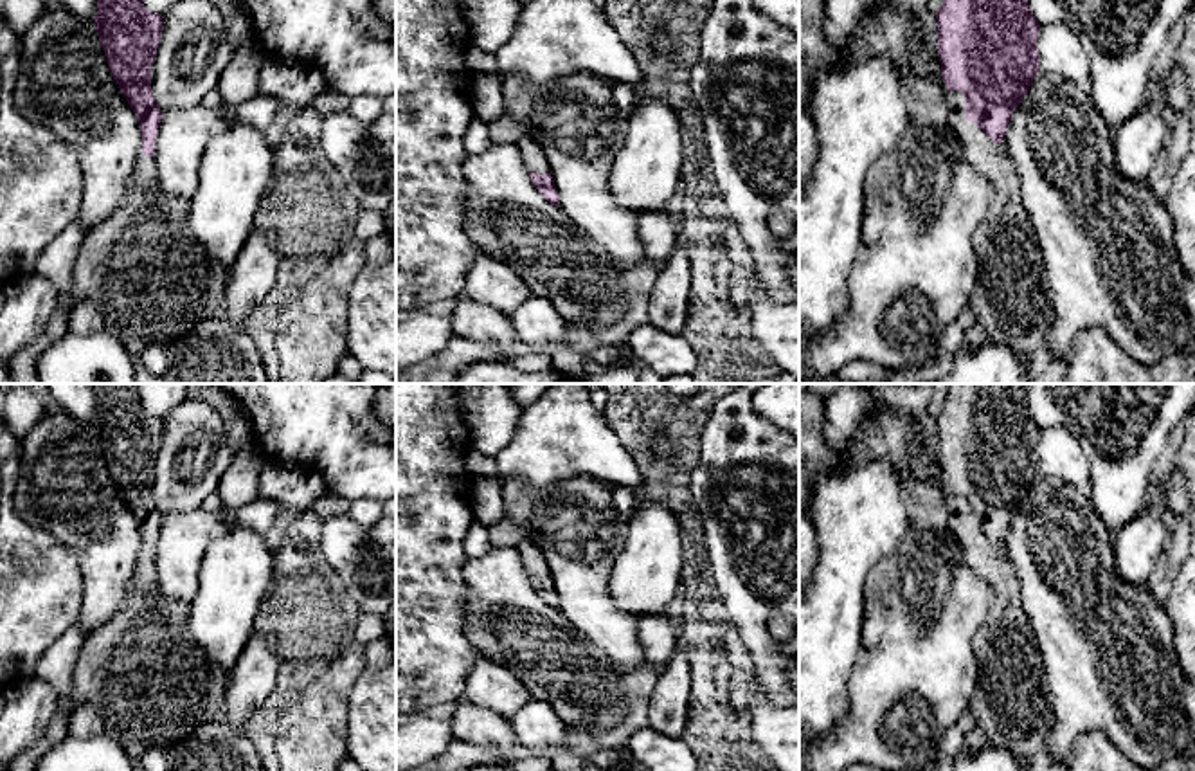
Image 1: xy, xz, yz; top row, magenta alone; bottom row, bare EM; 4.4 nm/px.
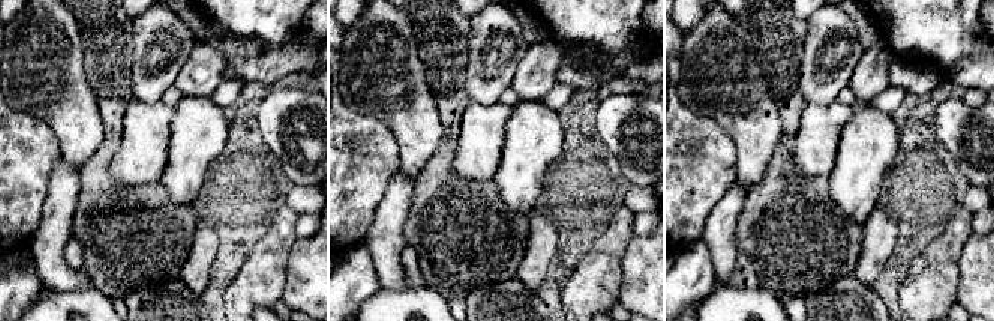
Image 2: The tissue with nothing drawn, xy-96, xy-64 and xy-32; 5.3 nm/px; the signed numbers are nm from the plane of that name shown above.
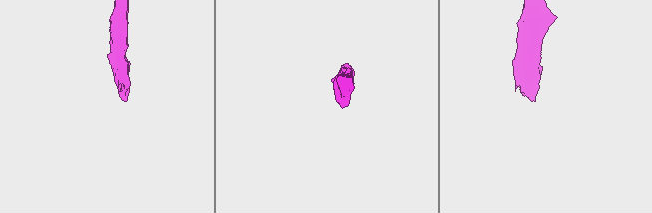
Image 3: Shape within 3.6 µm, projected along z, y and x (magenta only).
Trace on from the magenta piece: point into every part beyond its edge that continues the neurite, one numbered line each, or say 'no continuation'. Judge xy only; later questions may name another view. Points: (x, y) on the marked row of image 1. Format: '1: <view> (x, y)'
1: xy (143, 267)

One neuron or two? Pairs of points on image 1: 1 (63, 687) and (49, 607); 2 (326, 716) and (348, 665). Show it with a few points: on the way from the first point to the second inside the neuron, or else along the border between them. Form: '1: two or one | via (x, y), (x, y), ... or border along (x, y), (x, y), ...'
1: two | border along (76, 622), (44, 653), (35, 674)
2: one | via (326, 703), (341, 678)

